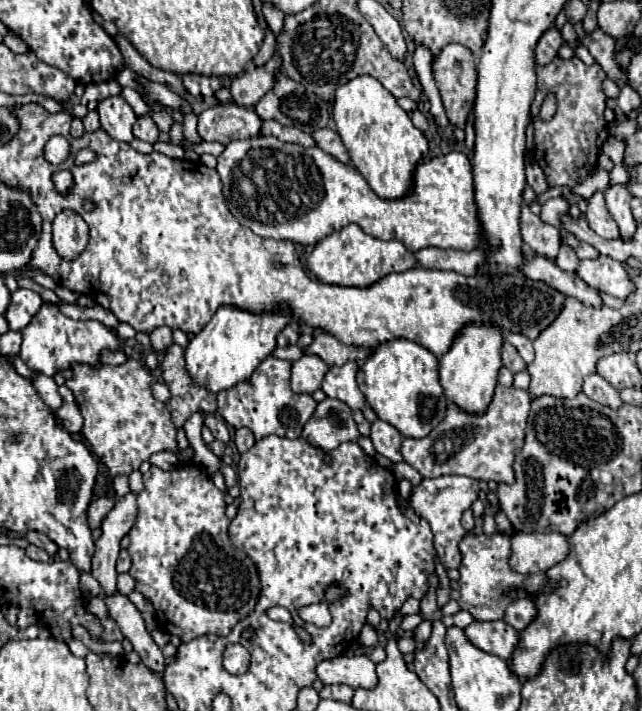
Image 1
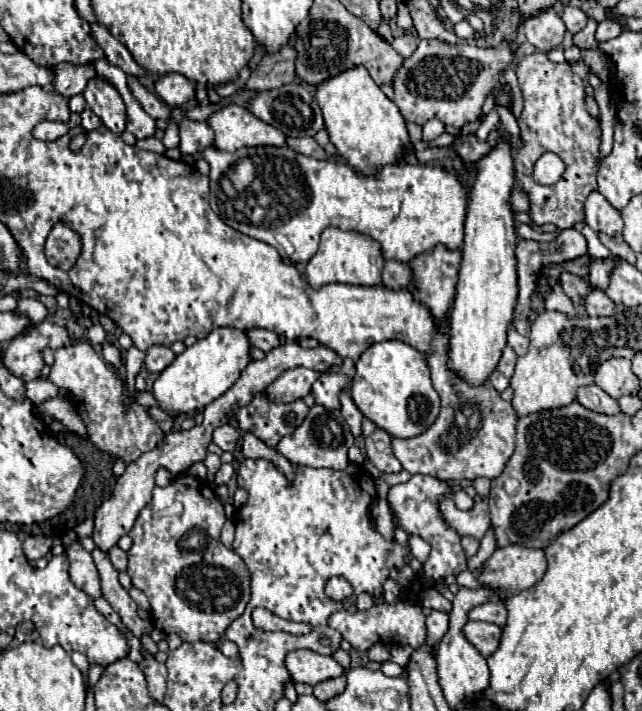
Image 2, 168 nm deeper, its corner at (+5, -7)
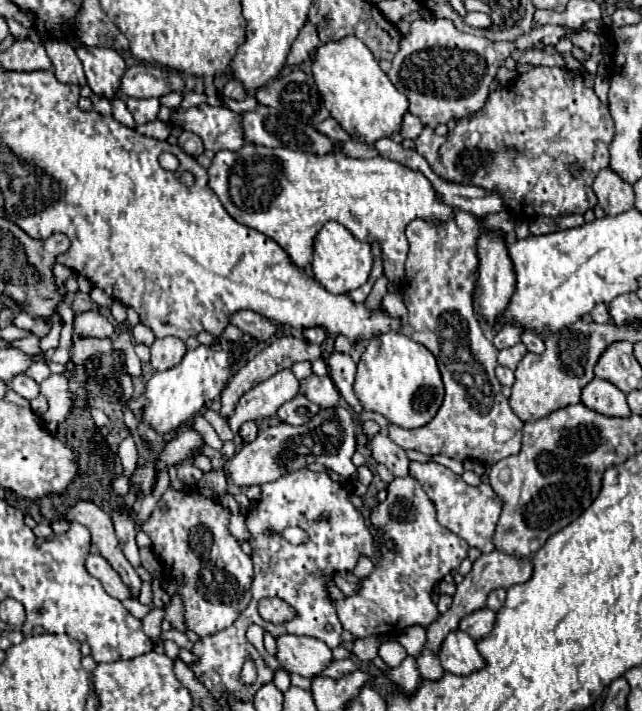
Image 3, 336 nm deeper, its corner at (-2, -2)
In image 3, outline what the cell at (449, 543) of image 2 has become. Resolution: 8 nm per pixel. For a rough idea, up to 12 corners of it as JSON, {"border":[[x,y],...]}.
{"border":[[412,476],[370,520],[392,538],[356,596],[354,638],[400,636],[440,614],[432,590],[468,556]]}

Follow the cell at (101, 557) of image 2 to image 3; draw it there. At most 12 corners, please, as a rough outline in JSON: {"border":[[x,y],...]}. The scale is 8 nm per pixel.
{"border":[[78,502],[66,518],[88,526],[92,544],[130,588],[140,578],[120,550],[112,518],[92,502]]}

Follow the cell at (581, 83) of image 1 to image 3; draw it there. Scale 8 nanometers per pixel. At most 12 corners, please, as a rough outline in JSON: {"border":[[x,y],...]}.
{"border":[[532,66],[416,150],[516,218],[596,206],[614,122]]}

